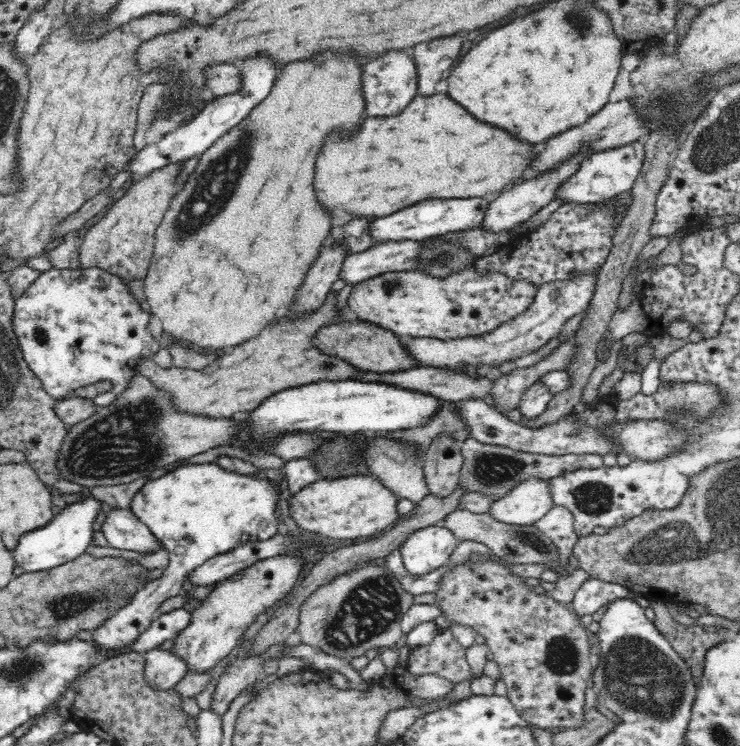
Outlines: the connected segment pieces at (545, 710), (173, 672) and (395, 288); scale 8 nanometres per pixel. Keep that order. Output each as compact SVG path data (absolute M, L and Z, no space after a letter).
M480 559L479 562L468 560L459 563L447 572L439 584L439 590L434 593L434 605L441 611L451 624L472 628L479 641L483 641L489 652L495 655L494 660L502 670L501 678L507 688L507 697L515 706L520 717L528 724L540 728L576 728L582 724L584 712L584 694L588 678L592 676L590 664L590 642L580 618L570 606L560 604L549 595L538 595L533 588L525 584L525 579L513 575L511 568L502 562L489 562Z
M153 649L143 655L147 680L157 690L172 689L187 675L186 663L168 650Z
M474 264L462 270L453 270L444 277L432 277L428 270L400 271L381 273L378 276L355 284L351 290L347 306L355 318L388 329L395 334L416 338L466 338L466 336L480 336L496 330L500 324L512 320L522 314L532 304L537 293L536 287L528 281L512 281L511 278L498 272L476 273Z

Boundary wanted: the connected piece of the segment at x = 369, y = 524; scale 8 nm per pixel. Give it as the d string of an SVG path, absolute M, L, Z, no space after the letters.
M352 475L334 480L318 479L288 498L290 517L298 530L306 530L326 538L357 540L376 534L378 530L398 521L396 514L398 498L382 486L373 475Z

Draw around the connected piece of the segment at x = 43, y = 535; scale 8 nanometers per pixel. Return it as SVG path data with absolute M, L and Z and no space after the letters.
M88 498L78 504L72 502L72 506L64 508L52 522L20 536L19 542L12 550L15 566L24 568L26 573L40 572L56 568L82 556L92 542L92 534L94 534L92 526L96 516L99 516L100 504L101 502L94 498Z

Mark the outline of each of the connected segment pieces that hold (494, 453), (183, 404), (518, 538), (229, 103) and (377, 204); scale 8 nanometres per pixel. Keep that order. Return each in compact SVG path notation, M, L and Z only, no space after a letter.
M468 438L460 444L462 466L458 474L458 485L462 487L462 494L480 493L492 502L504 498L510 490L515 489L521 482L528 479L549 480L560 476L564 472L572 472L580 468L600 468L603 465L602 454L567 454L564 456L548 456L512 450L506 446L484 444L475 438Z
M327 296L316 314L290 324L286 320L280 320L270 328L266 326L266 330L258 336L231 350L232 354L218 356L202 370L174 366L162 369L147 358L140 360L136 370L157 390L174 397L175 408L184 413L203 414L214 418L242 415L258 408L260 403L276 392L318 380L348 380L360 374L360 371L347 361L320 352L319 347L314 344L319 328L330 324L330 320L334 320L334 316L338 314L334 306L336 298Z
M462 509L452 511L442 520L441 524L454 533L459 543L461 541L480 541L480 543L487 545L497 557L503 558L508 563L542 564L546 569L553 570L560 577L572 576L572 573L575 571L569 560L566 560L562 566L557 566L559 563L558 548L556 548L552 539L536 525L508 525L492 519L490 513L472 514L470 511L462 511Z
M268 58L246 60L242 64L243 87L241 91L228 94L228 96L212 97L211 102L206 102L206 106L198 114L191 117L189 121L183 122L177 130L165 134L155 144L147 144L129 162L131 176L138 180L147 177L153 170L160 167L177 164L178 162L186 163L190 158L201 157L201 154L208 150L208 147L211 147L216 140L228 132L228 128L234 128L236 124L240 124L240 120L244 120L244 116L250 114L252 108L256 108L258 102L264 101L268 92L272 90L272 84L276 80L276 72L278 70L274 68L274 64Z
M417 95L398 116L388 116L384 120L366 118L364 128L360 128L352 140L336 140L336 136L328 136L328 144L324 144L316 160L316 192L320 192L320 200L324 200L324 208L328 208L328 212L338 214L342 210L346 214L358 218L364 216L370 220L390 216L428 198L495 196L504 186L524 176L528 162L538 155L534 147L514 140L504 130L478 122L447 95Z

